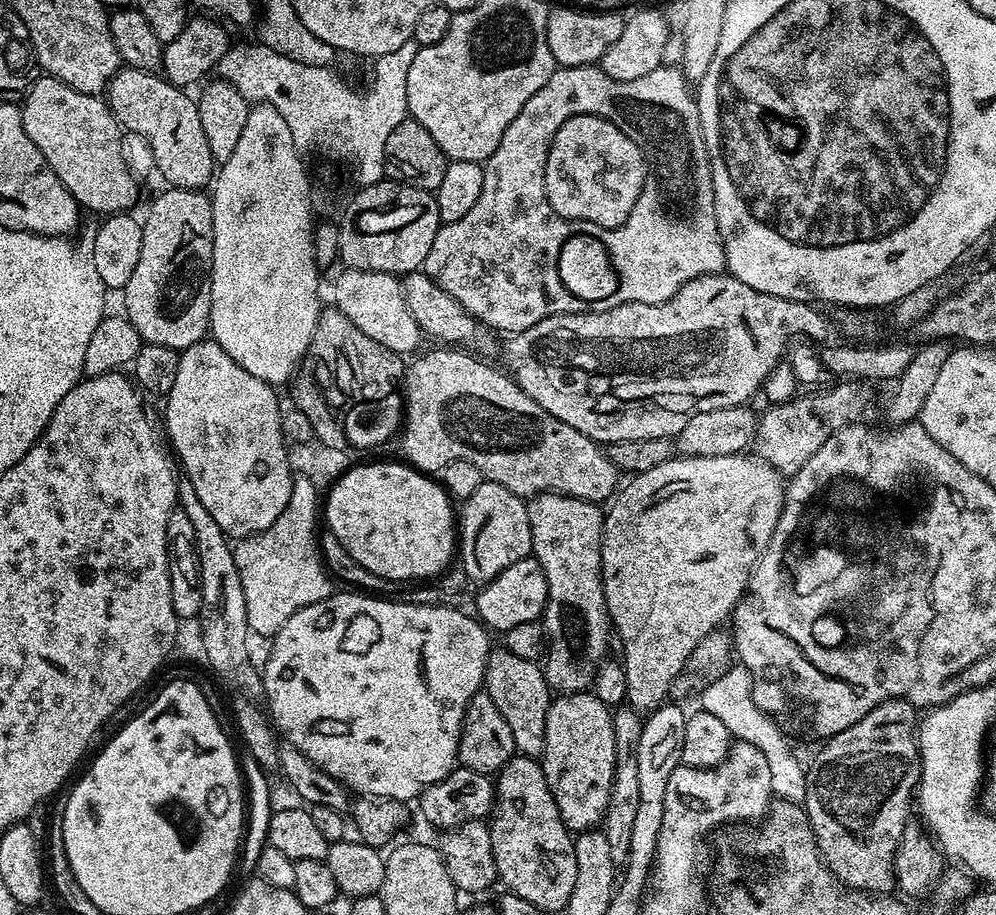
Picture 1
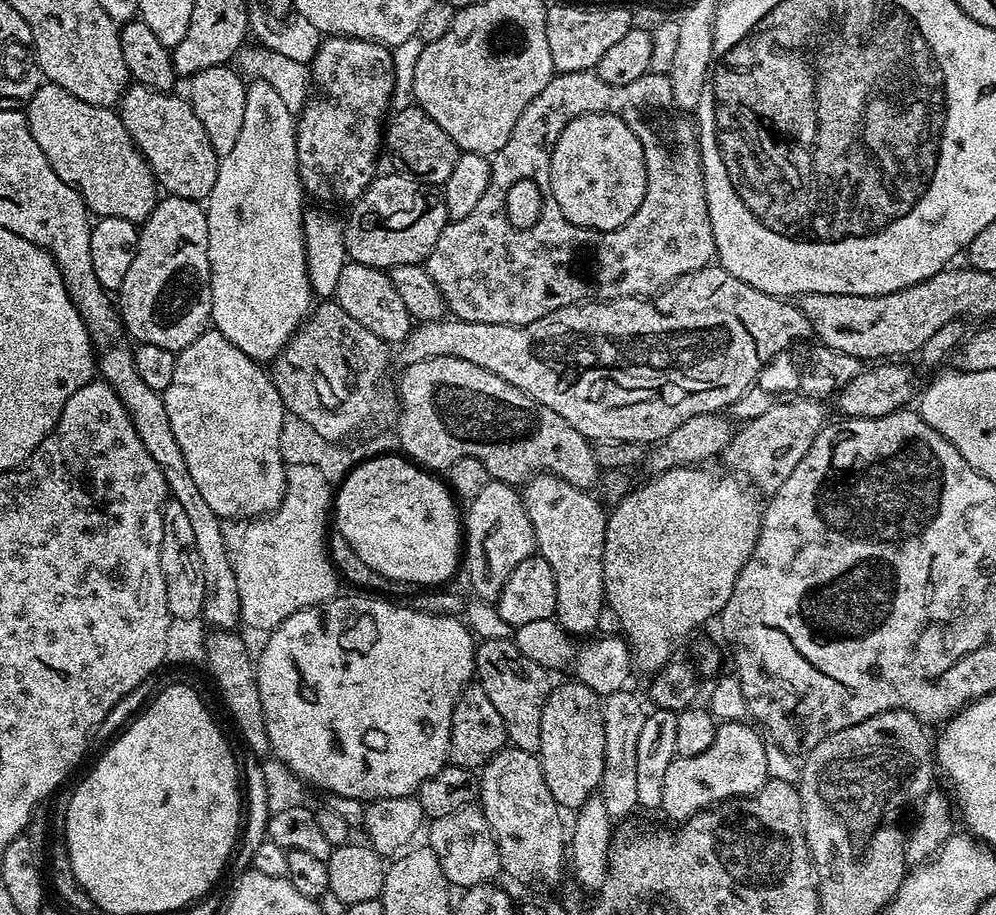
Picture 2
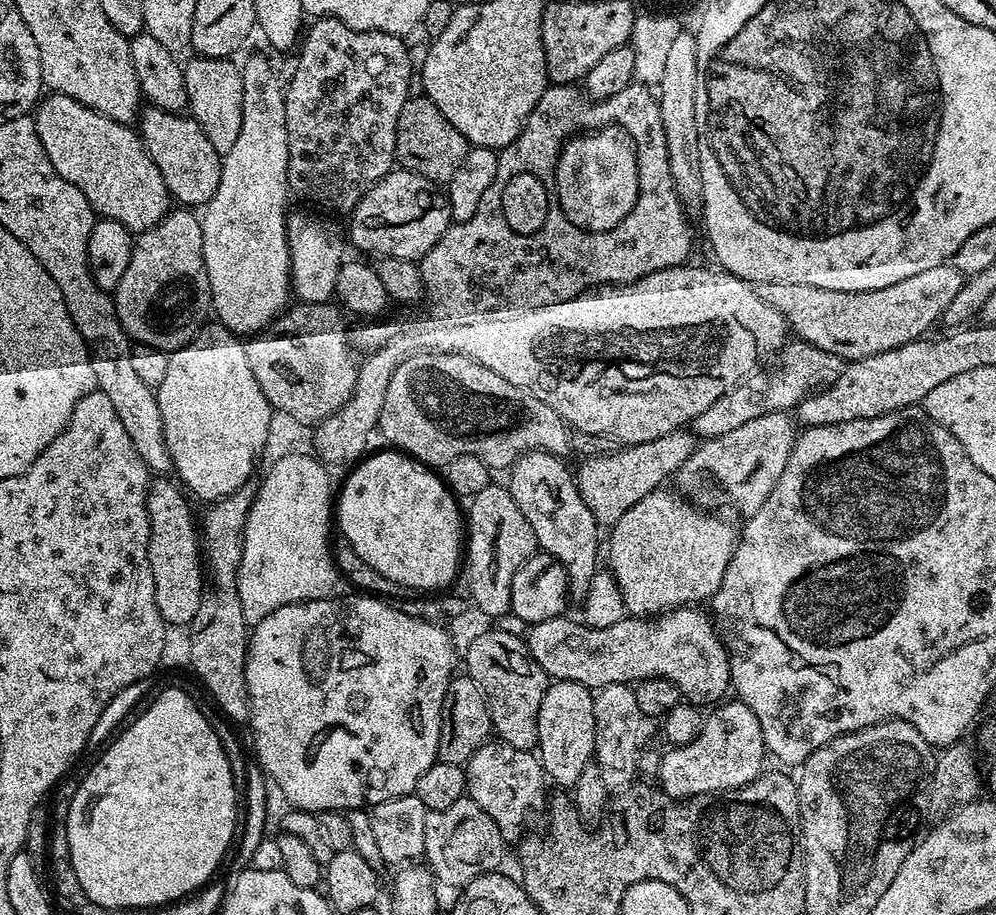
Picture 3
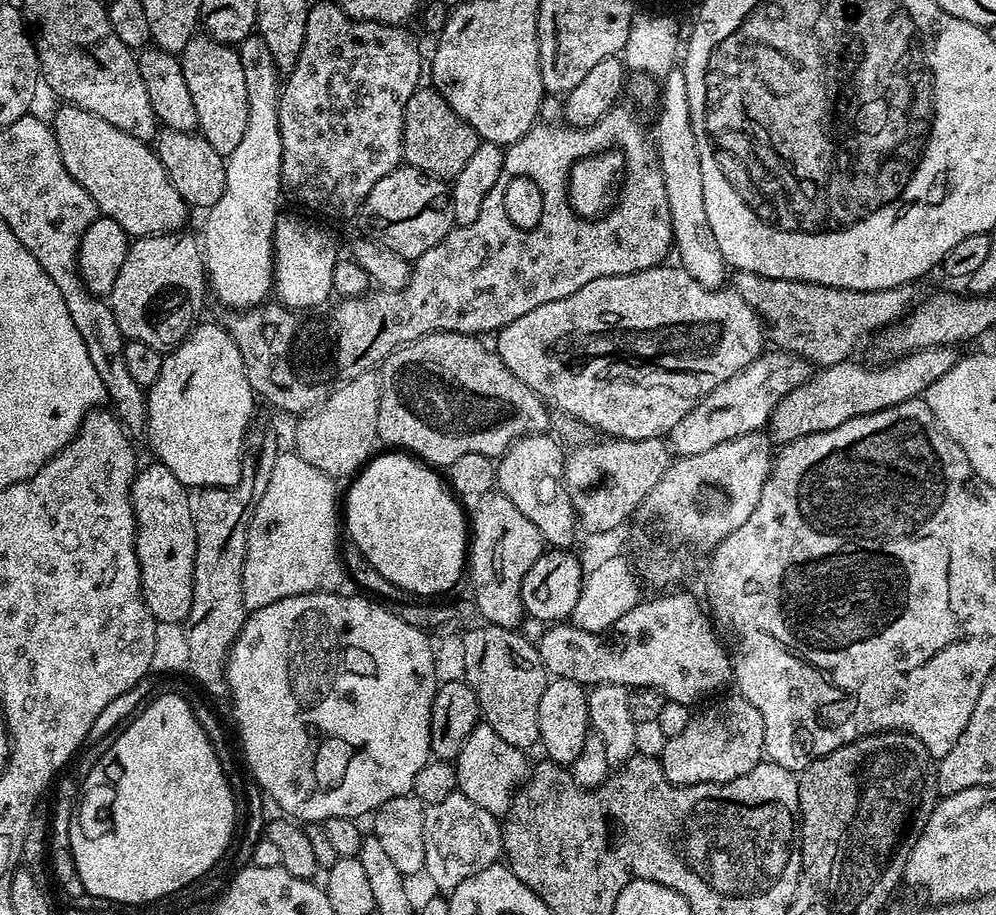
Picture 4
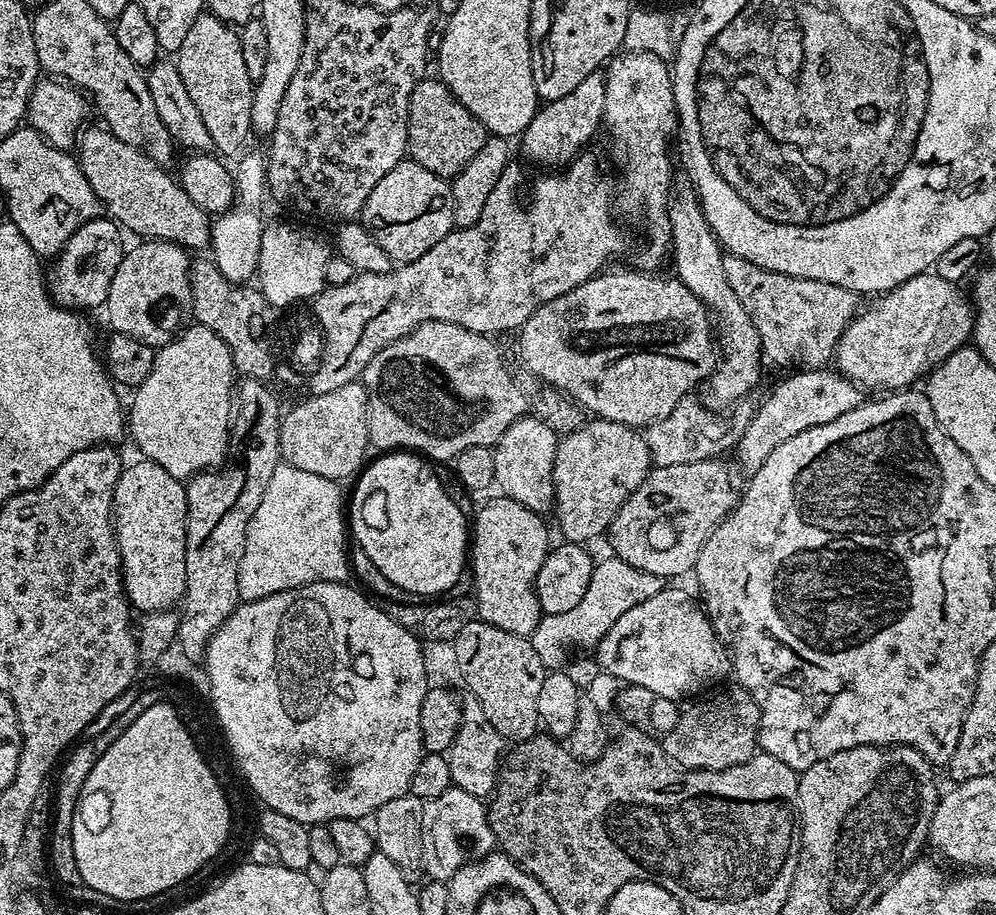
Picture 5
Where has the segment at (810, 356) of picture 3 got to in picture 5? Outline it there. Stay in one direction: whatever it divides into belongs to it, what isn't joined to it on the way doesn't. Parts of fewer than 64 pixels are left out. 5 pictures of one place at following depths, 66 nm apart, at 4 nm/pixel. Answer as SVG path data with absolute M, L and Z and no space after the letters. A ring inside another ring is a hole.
M685 398L666 414L666 418L655 420L647 425L643 433L646 446L652 455L655 467L682 466L690 462L702 462L719 457L720 452L735 449L736 444L742 438L742 434L750 423L749 413L736 412L733 416L719 416L708 408L703 408L696 398Z

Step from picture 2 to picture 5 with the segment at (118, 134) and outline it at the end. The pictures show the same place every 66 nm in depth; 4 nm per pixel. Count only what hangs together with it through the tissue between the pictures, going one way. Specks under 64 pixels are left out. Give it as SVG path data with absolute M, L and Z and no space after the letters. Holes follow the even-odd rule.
M88 126L81 131L78 137L78 149L80 148L78 159L82 174L86 174L86 182L90 182L94 194L100 199L103 211L115 220L121 229L128 231L129 228L136 238L169 240L175 244L181 244L185 250L207 249L212 239L212 220L209 214L200 209L197 203L186 194L179 179L173 173L171 176L167 167L156 164L134 146L113 136L107 127L99 127Z

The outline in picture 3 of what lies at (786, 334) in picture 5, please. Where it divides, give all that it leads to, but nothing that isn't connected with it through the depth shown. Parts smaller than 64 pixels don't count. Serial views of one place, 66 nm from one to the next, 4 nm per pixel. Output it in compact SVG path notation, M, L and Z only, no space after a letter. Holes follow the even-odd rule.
M945 262L938 266L932 267L931 270L922 270L922 274L914 274L914 278L906 278L906 282L898 282L894 286L886 286L882 290L874 290L873 292L843 292L842 290L822 290L818 286L802 286L801 284L757 284L755 285L758 298L762 298L762 302L766 302L770 306L774 306L778 310L778 314L782 314L782 318L787 322L791 335L797 341L814 346L818 350L829 352L832 356L841 356L844 361L851 362L853 360L861 360L867 356L877 356L879 352L886 350L894 350L898 346L906 346L912 340L919 340L927 337L928 332L943 317L944 311L950 306L950 302L954 302L954 298L958 298L958 292L962 290L966 277L955 267L952 262Z

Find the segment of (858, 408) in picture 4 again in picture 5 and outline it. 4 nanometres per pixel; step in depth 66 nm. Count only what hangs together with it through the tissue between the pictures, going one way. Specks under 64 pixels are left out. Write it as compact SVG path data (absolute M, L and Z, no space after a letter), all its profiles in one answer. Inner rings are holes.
M810 368L796 370L785 376L788 377L780 381L772 393L761 402L756 416L754 412L748 428L735 446L735 467L740 467L745 474L757 472L762 462L770 458L774 446L782 446L782 442L794 438L794 434L802 434L802 430L810 430L810 426L818 426L822 422L832 422L834 418L840 418L866 399L859 384L841 376L835 370Z

